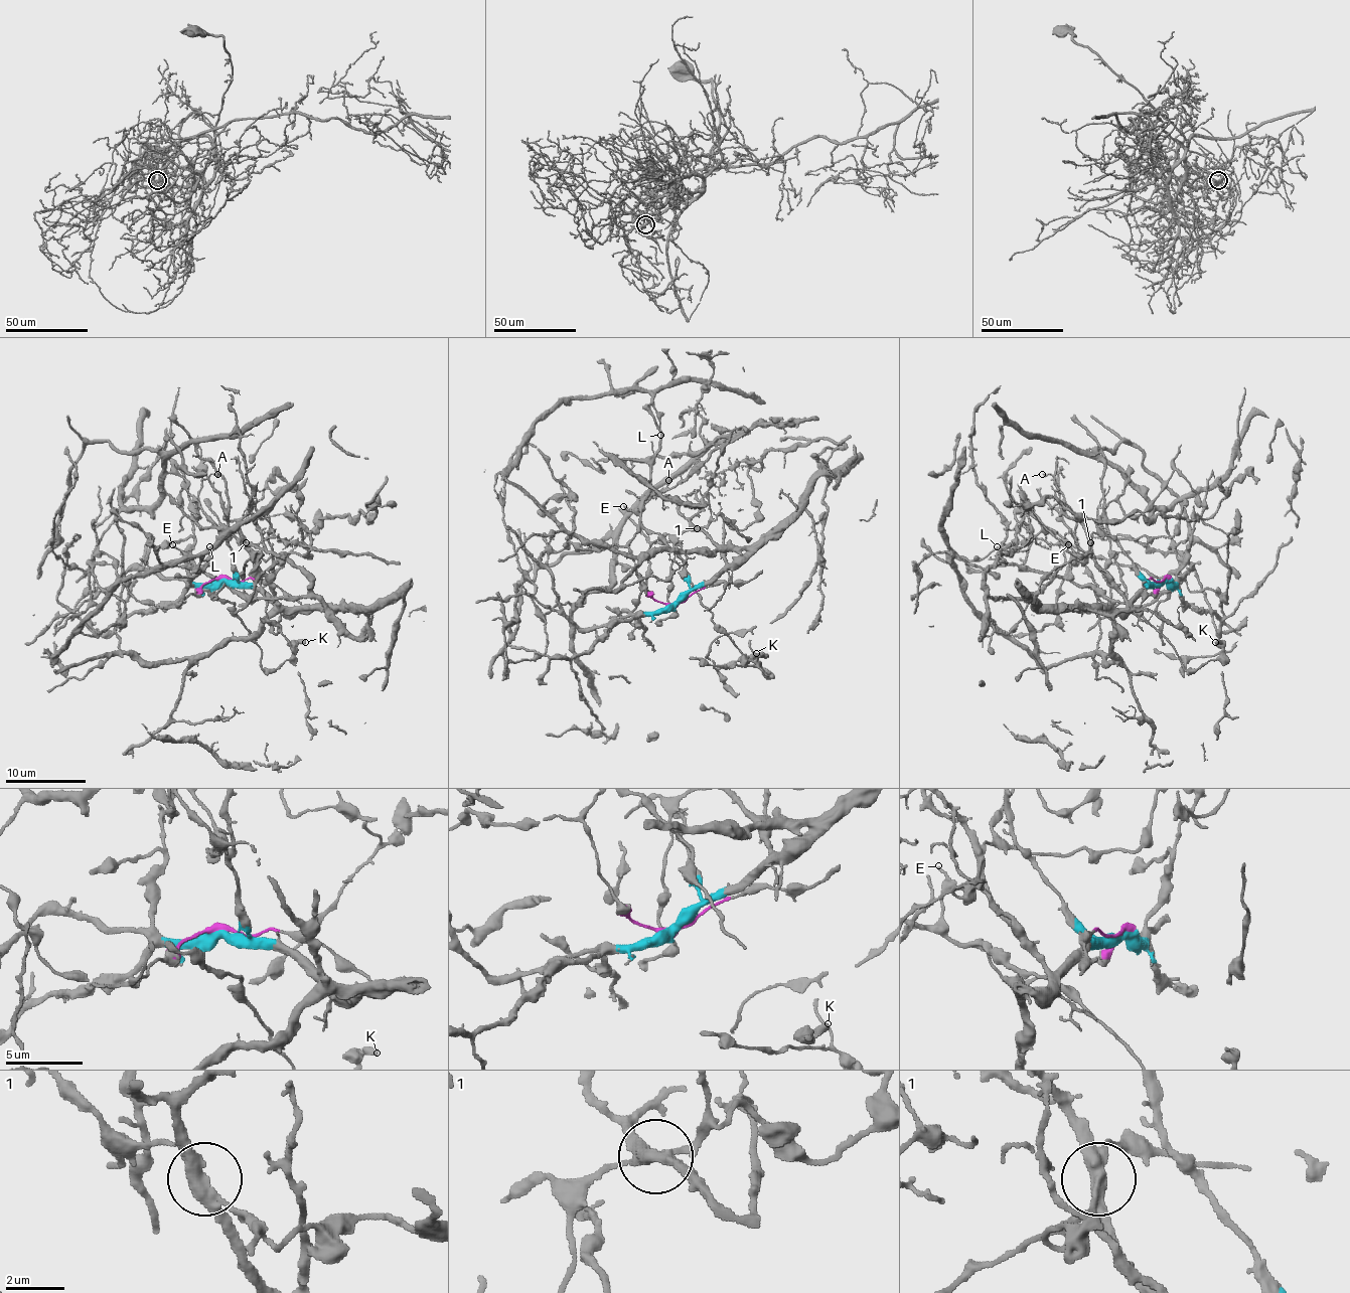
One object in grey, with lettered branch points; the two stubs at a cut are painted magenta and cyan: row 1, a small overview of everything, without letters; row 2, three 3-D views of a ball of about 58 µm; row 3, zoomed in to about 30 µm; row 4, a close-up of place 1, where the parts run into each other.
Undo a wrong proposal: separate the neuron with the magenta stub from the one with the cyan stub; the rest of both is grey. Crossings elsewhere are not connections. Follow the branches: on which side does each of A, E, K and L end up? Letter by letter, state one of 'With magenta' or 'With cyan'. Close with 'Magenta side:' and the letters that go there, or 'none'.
A: With cyan
E: With magenta
K: With magenta
L: With magenta
Magenta side: E, K, L

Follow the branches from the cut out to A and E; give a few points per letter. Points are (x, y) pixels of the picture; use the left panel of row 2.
A: (226, 579), (255, 585), (273, 601), (273, 585), (254, 560), (242, 528), (221, 508), (209, 478), (217, 474)
E: (226, 579), (213, 579), (179, 607), (177, 605), (189, 587), (189, 560), (173, 544)

